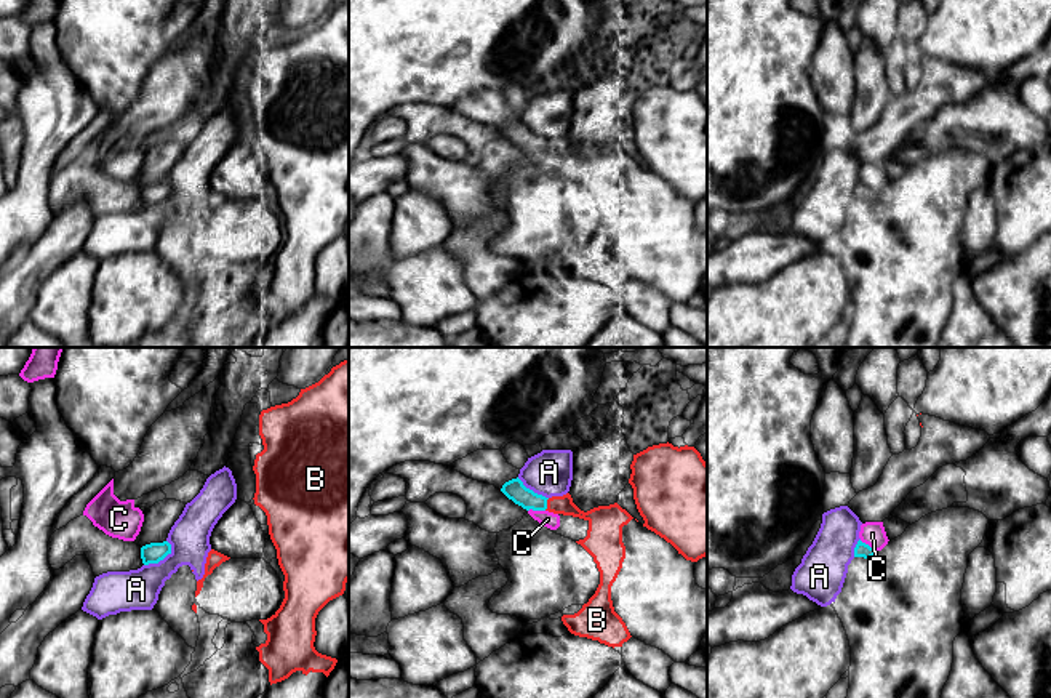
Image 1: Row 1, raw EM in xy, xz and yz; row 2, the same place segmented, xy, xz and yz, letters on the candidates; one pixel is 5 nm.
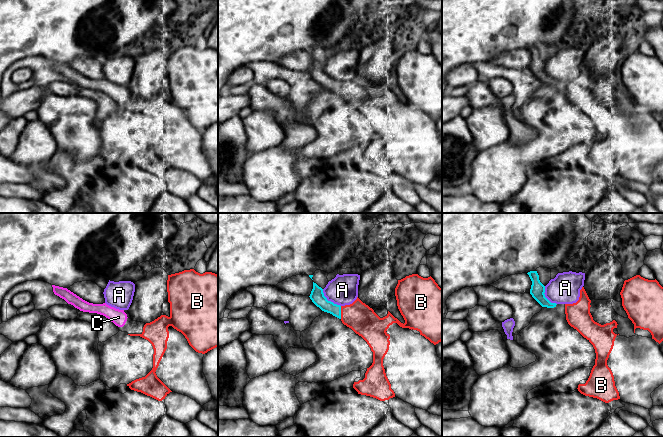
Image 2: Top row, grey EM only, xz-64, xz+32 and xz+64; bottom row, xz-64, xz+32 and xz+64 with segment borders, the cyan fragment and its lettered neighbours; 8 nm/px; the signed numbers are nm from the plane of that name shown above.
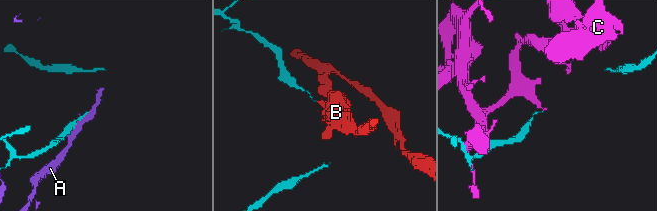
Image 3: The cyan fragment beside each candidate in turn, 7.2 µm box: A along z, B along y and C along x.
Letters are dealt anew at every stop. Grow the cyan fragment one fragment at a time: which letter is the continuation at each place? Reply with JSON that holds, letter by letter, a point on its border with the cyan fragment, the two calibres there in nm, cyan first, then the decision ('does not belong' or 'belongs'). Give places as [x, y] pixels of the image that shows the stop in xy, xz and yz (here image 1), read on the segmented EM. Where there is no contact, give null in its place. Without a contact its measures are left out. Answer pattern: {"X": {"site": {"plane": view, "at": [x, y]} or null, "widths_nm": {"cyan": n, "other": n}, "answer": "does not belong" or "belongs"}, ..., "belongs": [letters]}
{"A": {"site": {"plane": "xy", "at": [160, 559]}, "widths_nm": {"cyan": 100, "other": 200}, "answer": "does not belong"}, "B": {"site": {"plane": "xz", "at": [546, 505]}, "widths_nm": {"cyan": 100, "other": 100}, "answer": "does not belong"}, "C": {"site": {"plane": "xz", "at": [536, 509]}, "widths_nm": {"cyan": 100, "other": 80}, "answer": "does not belong"}, "belongs": []}

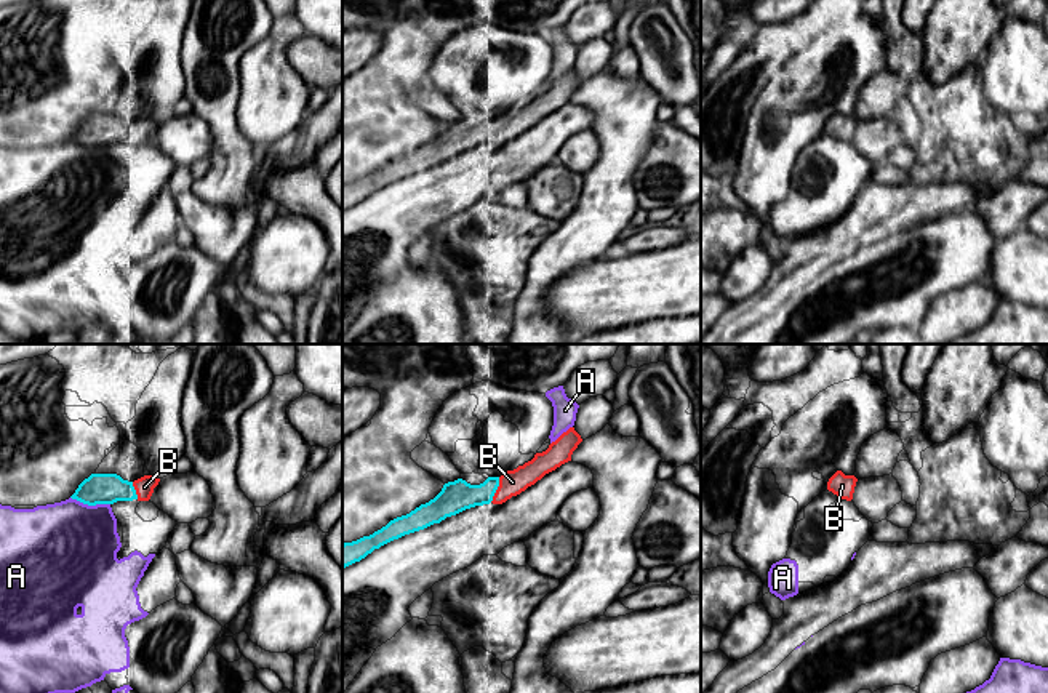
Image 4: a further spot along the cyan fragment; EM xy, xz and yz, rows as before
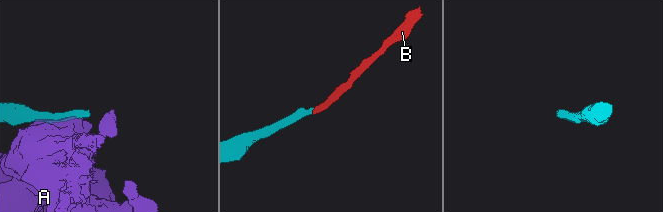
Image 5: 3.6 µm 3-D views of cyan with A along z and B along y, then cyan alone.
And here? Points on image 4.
{"A": {"site": {"plane": "xy", "at": [90, 504]}, "widths_nm": {"cyan": 160, "other": 480}, "answer": "does not belong"}, "B": {"site": {"plane": "xz", "at": [496, 488]}, "widths_nm": {"cyan": 160, "other": 130}, "answer": "belongs"}, "belongs": ["B"]}

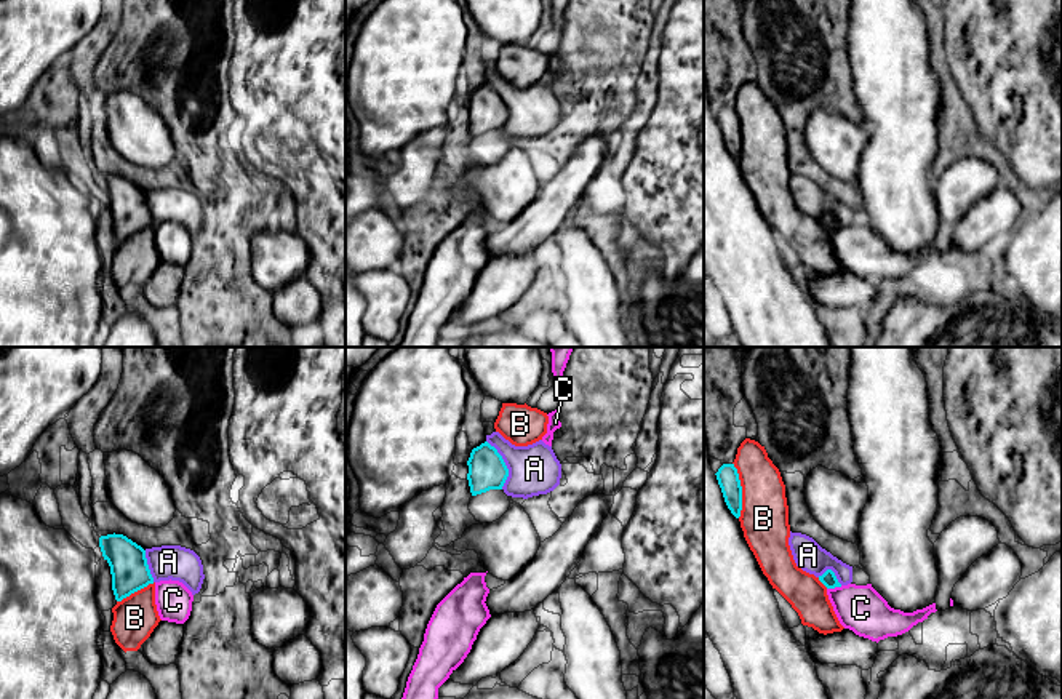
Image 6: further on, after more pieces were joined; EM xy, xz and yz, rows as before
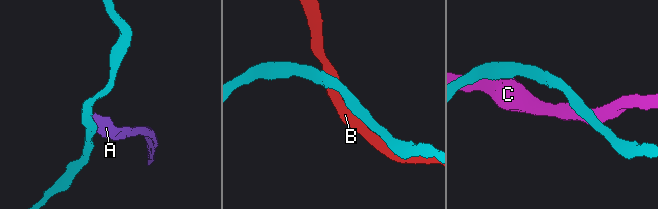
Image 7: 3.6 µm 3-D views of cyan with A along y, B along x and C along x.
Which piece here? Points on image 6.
{"A": {"site": {"plane": "xz", "at": [504, 464]}, "widths_nm": {"cyan": 190, "other": 260}, "answer": "does not belong"}, "B": {"site": {"plane": "yz", "at": [741, 490]}, "widths_nm": {"cyan": 110, "other": 240}, "answer": "does not belong"}, "C": {"site": {"plane": "yz", "at": [834, 587]}, "widths_nm": {"cyan": 80, "other": 240}, "answer": "does not belong"}, "belongs": []}

